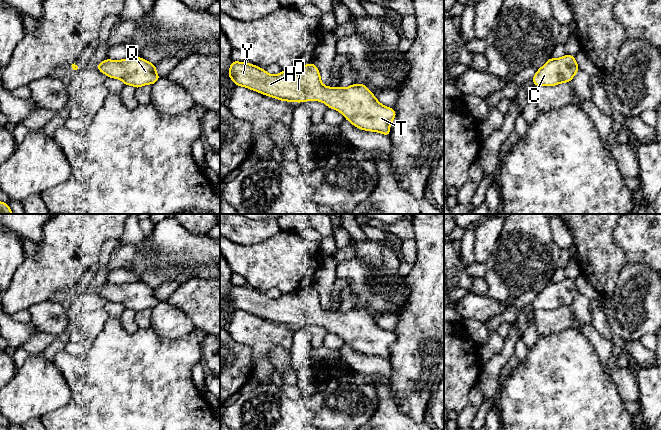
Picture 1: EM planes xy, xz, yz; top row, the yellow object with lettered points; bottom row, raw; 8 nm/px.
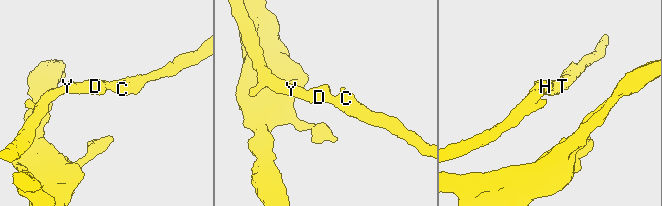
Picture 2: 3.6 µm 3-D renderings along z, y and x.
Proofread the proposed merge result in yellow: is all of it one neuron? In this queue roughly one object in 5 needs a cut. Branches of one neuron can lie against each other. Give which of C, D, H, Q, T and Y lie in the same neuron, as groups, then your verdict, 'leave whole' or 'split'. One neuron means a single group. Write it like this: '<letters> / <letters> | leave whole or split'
C D H Q T Y | leave whole

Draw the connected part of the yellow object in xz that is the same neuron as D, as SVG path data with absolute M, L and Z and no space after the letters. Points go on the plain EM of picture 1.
M232 284L228 300L236 310L246 311L281 325L323 326L361 354L390 360L390 349L396 341L395 333L382 329L362 307L346 312L323 309L314 287L270 299L254 288Z

